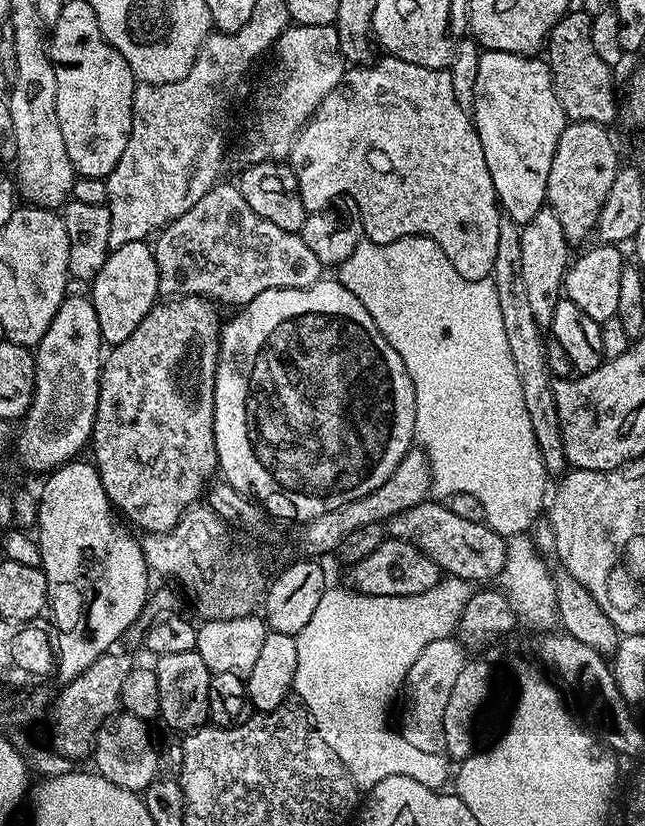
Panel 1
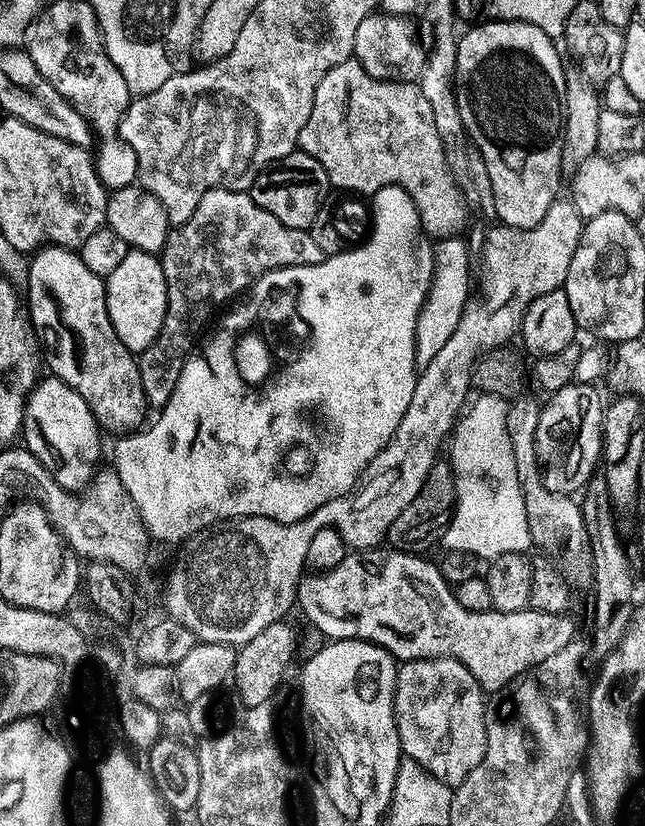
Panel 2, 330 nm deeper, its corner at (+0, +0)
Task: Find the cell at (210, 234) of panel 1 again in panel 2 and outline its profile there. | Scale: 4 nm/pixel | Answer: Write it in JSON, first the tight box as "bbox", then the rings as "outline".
{"bbox":[138,188,325,410],"outline":[[[212,188],[202,194],[202,202],[198,202],[194,214],[190,214],[185,224],[177,224],[169,231],[164,250],[159,253],[159,257],[162,270],[166,274],[166,318],[162,322],[158,338],[154,338],[151,346],[138,356],[142,390],[148,399],[148,407],[152,410],[162,409],[166,402],[170,402],[170,394],[174,394],[174,386],[178,384],[178,374],[182,374],[184,359],[193,351],[192,339],[219,304],[226,303],[235,292],[243,293],[267,272],[294,266],[318,266],[318,262],[322,262],[325,255],[314,243],[309,229],[291,228],[278,222],[278,218],[274,218],[270,210],[259,208],[248,192]]]}

